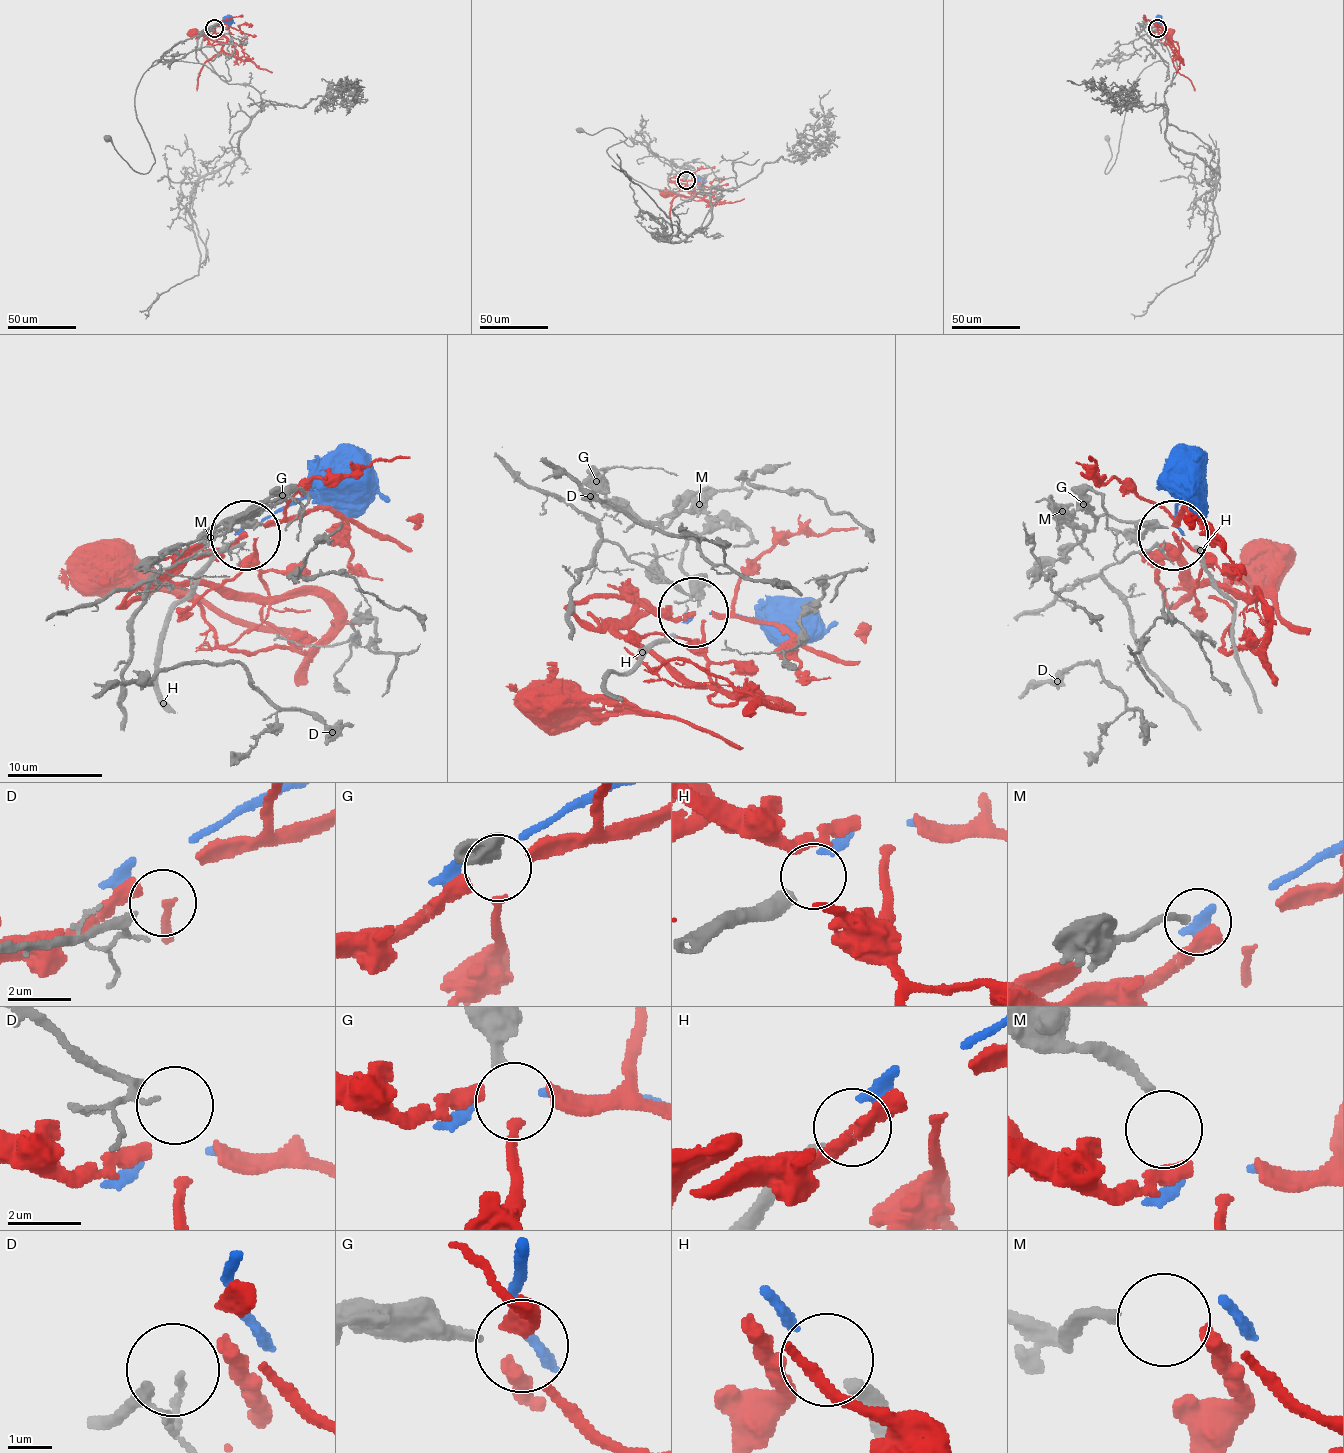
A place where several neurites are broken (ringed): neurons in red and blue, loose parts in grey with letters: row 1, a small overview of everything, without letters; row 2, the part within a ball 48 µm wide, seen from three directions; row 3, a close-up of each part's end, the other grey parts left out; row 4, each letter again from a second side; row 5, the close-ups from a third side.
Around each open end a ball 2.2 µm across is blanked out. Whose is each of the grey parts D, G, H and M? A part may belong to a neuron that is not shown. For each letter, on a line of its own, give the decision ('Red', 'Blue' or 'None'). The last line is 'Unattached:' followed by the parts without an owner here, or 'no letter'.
D: None
G: None
H: Blue
M: Red
Unattached: D, G

